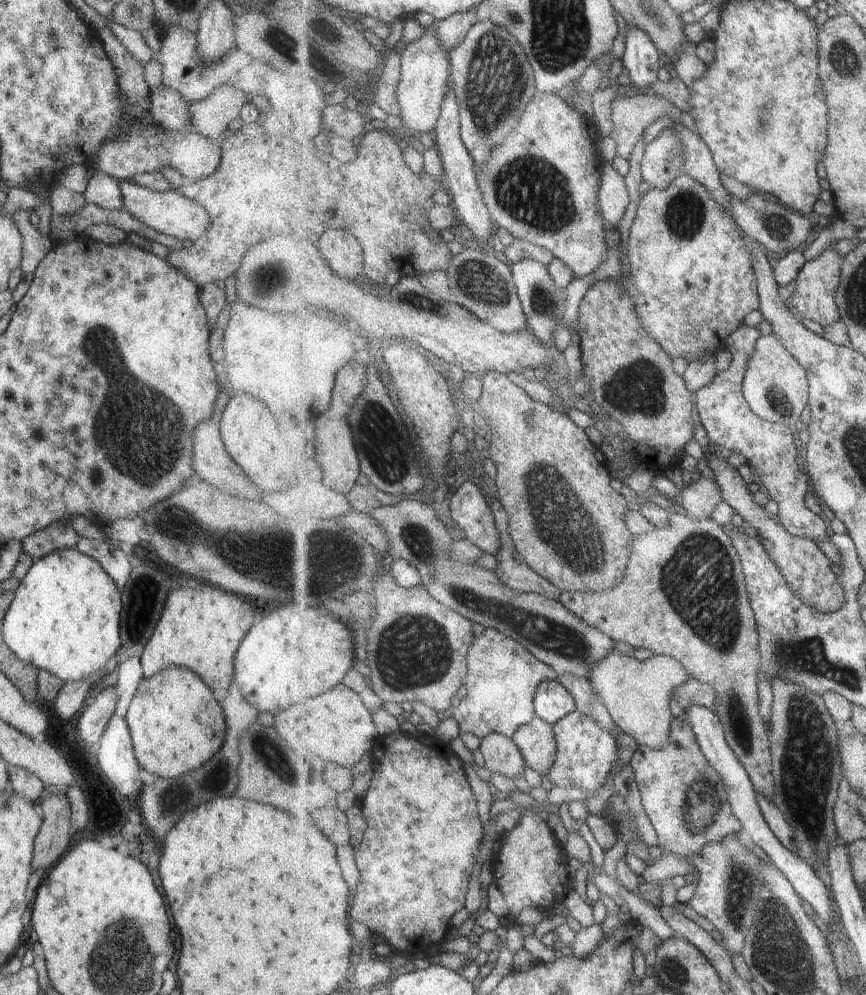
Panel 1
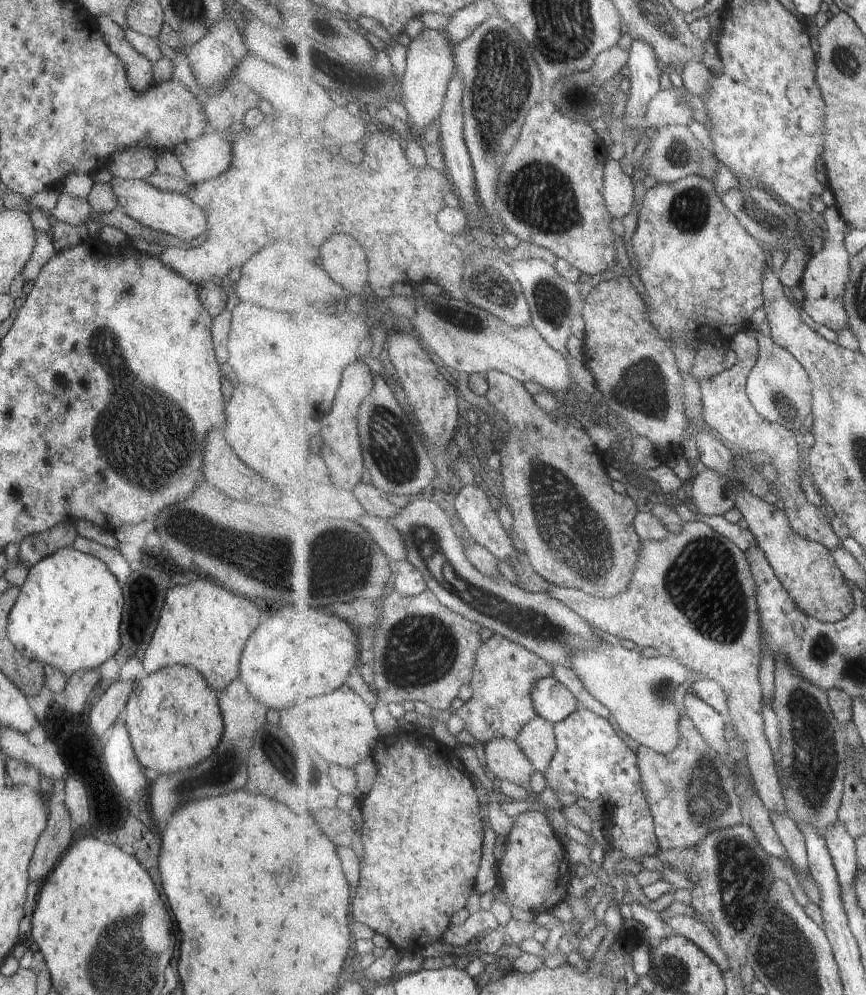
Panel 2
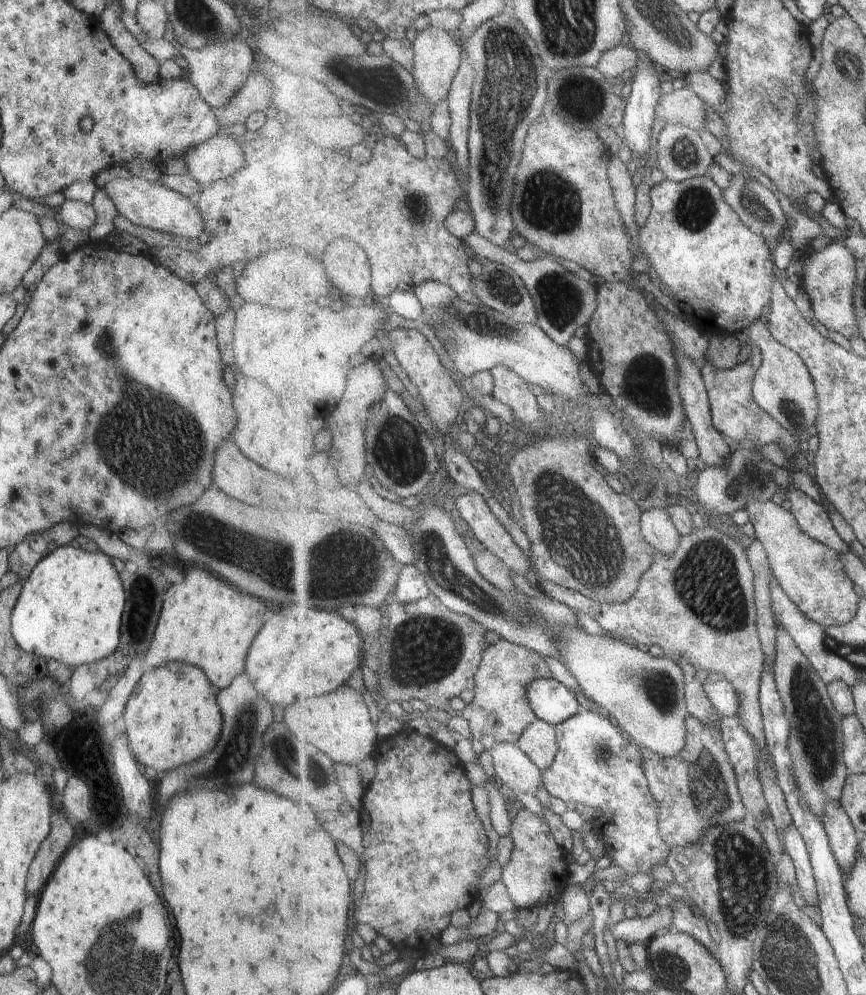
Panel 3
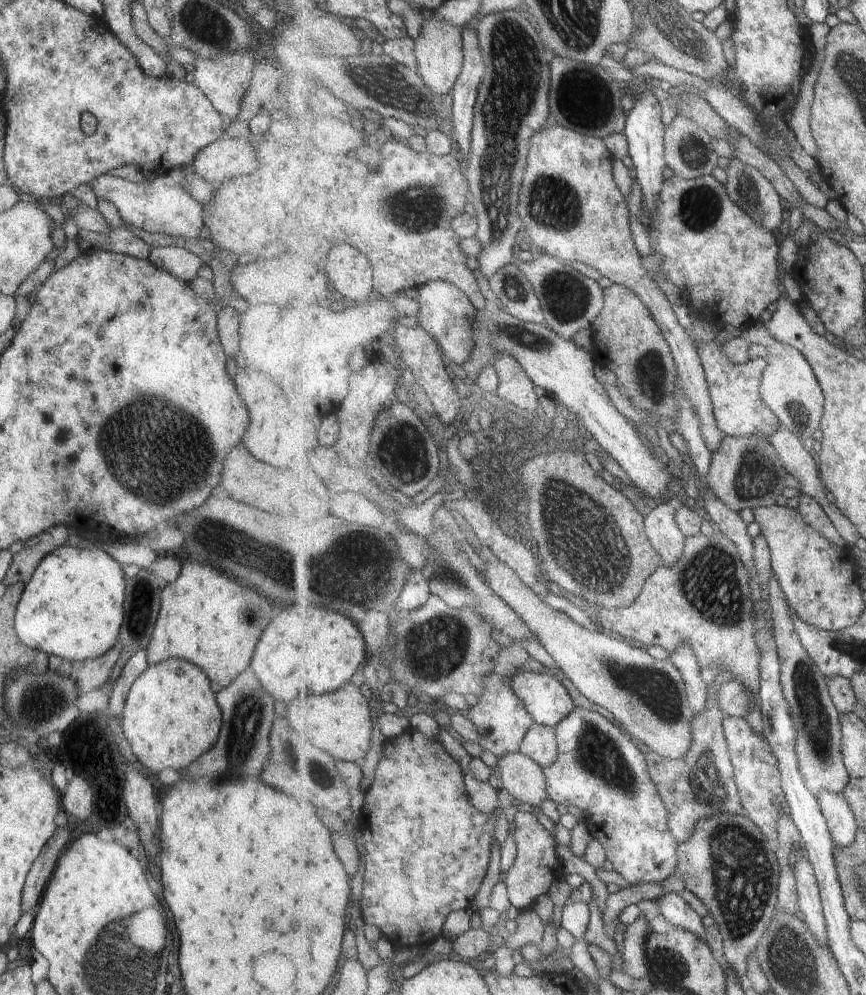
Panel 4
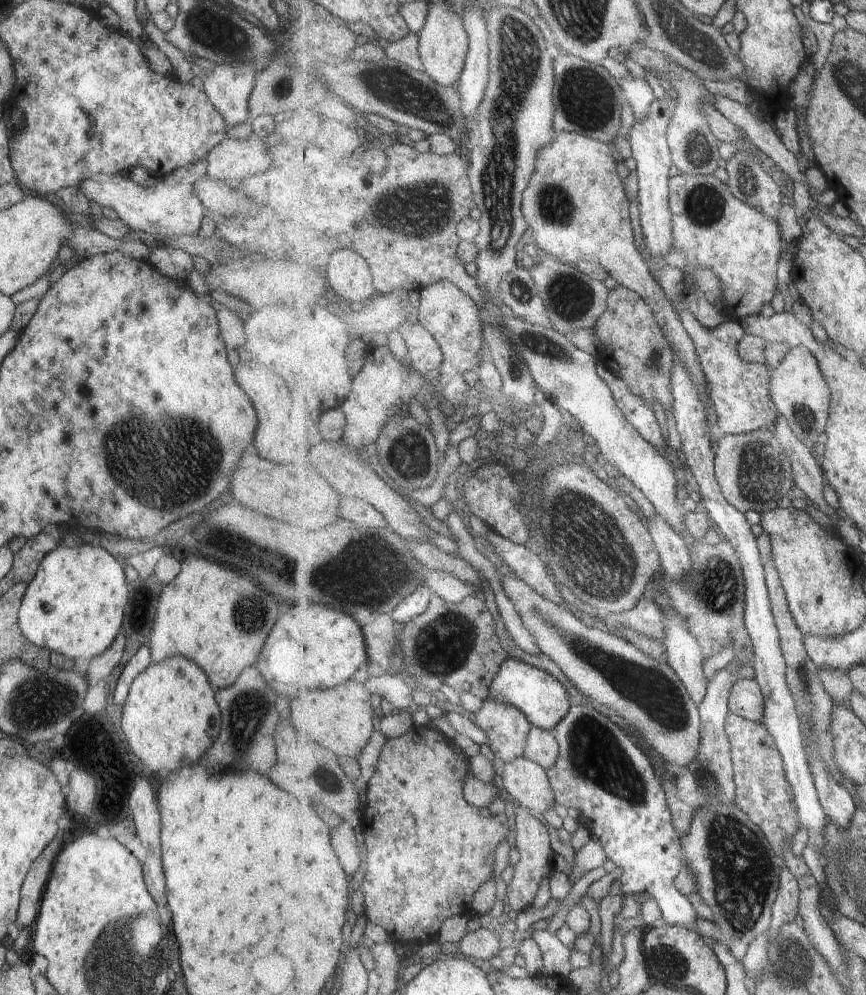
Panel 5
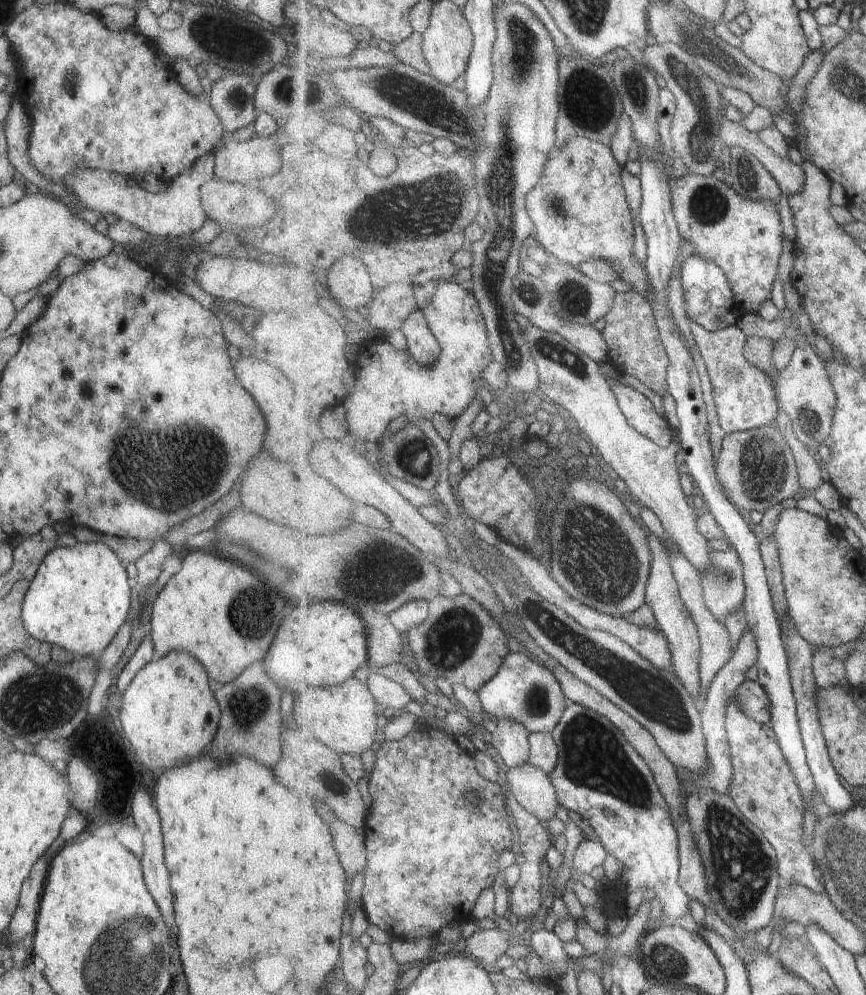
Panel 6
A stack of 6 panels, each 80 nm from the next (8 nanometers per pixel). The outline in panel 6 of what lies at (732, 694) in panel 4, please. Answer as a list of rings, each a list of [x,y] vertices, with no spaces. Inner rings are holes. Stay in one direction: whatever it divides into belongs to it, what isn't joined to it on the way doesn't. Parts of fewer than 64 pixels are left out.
[[[756,680],[745,681],[734,694],[744,706],[745,712],[765,726],[774,726],[772,704],[767,691]]]

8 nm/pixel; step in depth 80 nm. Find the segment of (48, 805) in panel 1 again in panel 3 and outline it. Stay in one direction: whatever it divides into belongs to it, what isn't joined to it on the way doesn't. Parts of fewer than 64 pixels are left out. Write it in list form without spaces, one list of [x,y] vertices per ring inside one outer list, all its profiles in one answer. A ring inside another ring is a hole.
[[[56,807],[55,812],[58,815],[57,820],[50,822],[49,832],[40,842],[35,856],[28,866],[24,888],[26,898],[30,895],[38,896],[39,890],[47,882],[73,838],[73,829],[65,821],[63,810]]]

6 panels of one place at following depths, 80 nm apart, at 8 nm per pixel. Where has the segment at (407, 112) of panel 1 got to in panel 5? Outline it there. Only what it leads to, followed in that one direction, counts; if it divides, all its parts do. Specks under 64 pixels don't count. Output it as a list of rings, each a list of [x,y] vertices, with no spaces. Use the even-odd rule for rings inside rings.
[[[447,1],[429,4],[426,23],[417,34],[420,38],[420,55],[426,72],[441,86],[453,86],[465,68],[465,58],[470,49],[470,38],[461,17],[453,12]]]

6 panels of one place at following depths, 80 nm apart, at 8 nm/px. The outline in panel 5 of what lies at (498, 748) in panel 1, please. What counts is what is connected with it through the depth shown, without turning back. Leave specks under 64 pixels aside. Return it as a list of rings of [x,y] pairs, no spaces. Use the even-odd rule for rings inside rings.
[[[525,756],[504,763],[502,778],[510,799],[529,808],[533,814],[540,816],[555,806],[556,798],[550,778],[539,763]]]

